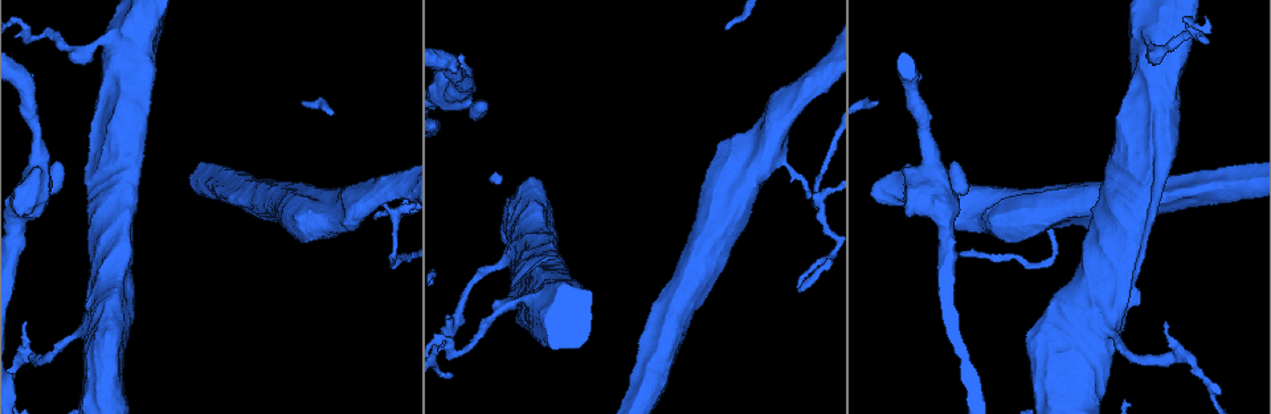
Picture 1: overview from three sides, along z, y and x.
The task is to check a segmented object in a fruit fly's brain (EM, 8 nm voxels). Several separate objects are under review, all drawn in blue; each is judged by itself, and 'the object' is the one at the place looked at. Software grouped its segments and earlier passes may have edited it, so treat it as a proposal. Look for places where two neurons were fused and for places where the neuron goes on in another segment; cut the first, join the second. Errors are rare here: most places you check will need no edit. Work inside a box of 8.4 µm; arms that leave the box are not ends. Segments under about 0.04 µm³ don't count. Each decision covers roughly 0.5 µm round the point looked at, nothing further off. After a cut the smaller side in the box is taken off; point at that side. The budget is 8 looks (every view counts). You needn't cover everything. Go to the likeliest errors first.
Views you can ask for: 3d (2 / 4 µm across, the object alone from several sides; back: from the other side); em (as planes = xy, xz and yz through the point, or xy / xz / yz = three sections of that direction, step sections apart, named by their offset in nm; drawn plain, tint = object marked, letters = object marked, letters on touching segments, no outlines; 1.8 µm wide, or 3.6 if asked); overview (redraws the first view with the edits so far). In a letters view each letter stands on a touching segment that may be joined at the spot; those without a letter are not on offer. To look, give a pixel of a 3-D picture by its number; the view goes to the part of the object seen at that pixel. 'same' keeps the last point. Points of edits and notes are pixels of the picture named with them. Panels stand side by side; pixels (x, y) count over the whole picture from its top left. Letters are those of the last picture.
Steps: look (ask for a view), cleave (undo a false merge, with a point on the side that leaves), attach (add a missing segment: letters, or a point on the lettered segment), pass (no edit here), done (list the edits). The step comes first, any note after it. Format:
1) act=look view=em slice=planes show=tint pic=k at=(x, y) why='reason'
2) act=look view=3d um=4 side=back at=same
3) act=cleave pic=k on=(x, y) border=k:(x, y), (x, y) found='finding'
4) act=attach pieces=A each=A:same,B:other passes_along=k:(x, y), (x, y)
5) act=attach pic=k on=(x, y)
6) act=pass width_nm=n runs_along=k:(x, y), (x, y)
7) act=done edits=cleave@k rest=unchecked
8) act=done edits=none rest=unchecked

act=look view=em slice=xy step=16 show=tint pic=1 at=(395, 214) why='calibre changes'

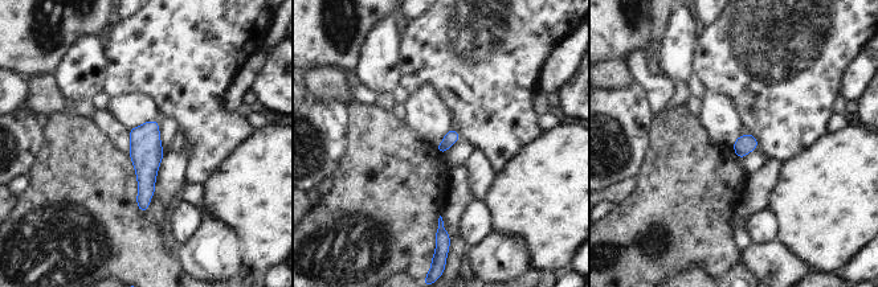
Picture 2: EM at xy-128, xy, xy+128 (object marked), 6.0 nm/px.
act=look view=em slice=planes show=letters at=same why='another direction'

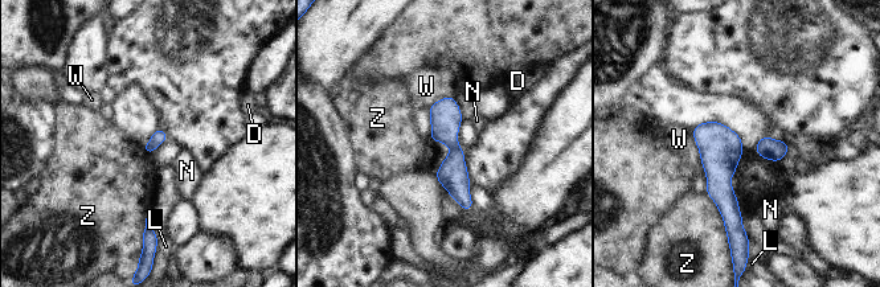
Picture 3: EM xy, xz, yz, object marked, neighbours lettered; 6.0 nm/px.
act=pass width_nm=80 longest_contact=Z:300nm each=D:other,L:other,N:other,W:other,Z:other found='continuous, no second neuron'

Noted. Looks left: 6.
act=look view=em um=3.6 slice=planes show=plain pic=1 at=(56, 164)

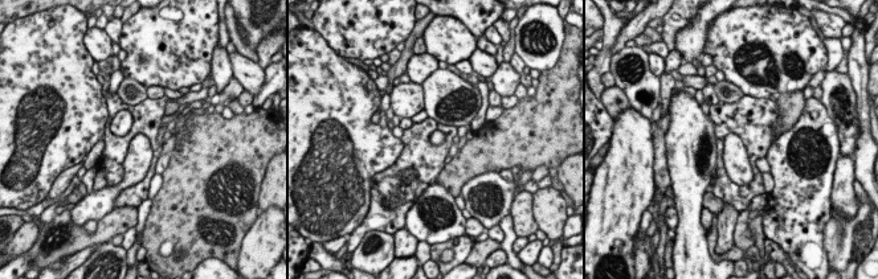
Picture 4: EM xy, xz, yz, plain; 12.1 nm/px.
act=look view=em um=3.6 slice=planes show=letters at=same why='what lies round it'

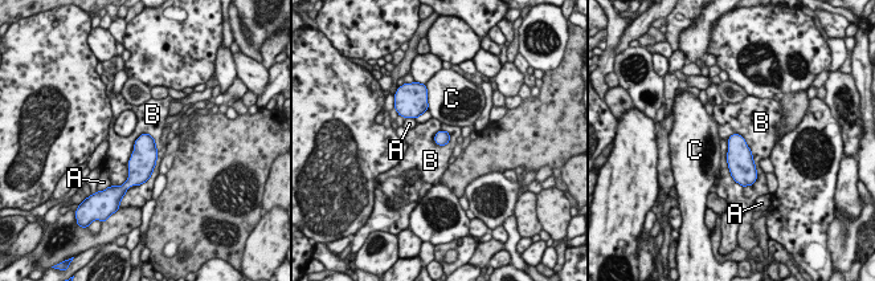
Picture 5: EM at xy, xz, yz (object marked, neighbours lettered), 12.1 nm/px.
act=pass each=A:other,B:other,C:other border=5:(148, 133), (135, 141), (125, 180) found='none of them fits'

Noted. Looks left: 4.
act=look view=3d um=4 pic=1 at=(507, 257) why='thick turns thin'

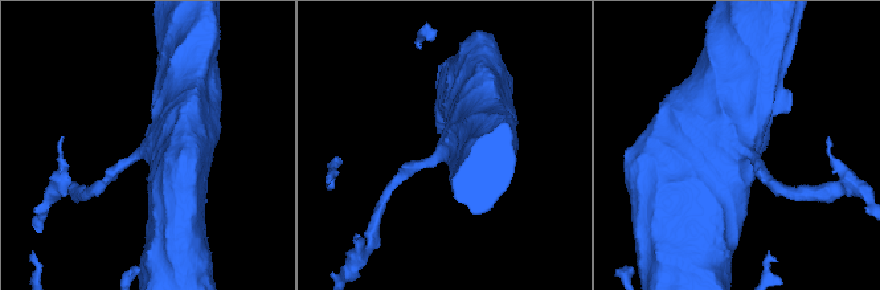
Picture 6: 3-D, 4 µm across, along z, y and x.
act=look view=em um=3.6 slice=xy step=8 show=tint pic=6 at=(153, 150) why='need the tissue'

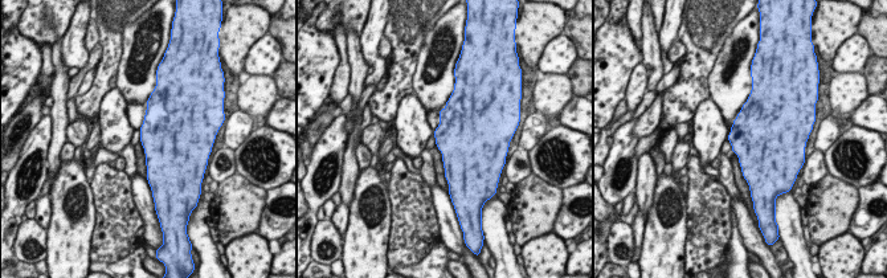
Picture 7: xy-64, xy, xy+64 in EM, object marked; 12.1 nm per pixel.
act=look view=em um=3.6 slice=xy step=8 show=letters at=same why='see the neighbours'

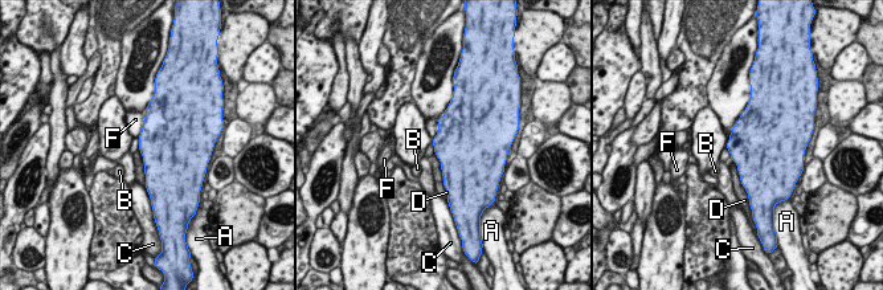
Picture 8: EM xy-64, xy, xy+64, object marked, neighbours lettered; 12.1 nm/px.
act=pass width_nm=480 longest_contact=D:500nm each=A:other,B:other,C:other,D:other,F:other found='one neuron here'

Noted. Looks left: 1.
act=done edits=none rest=unchecked

